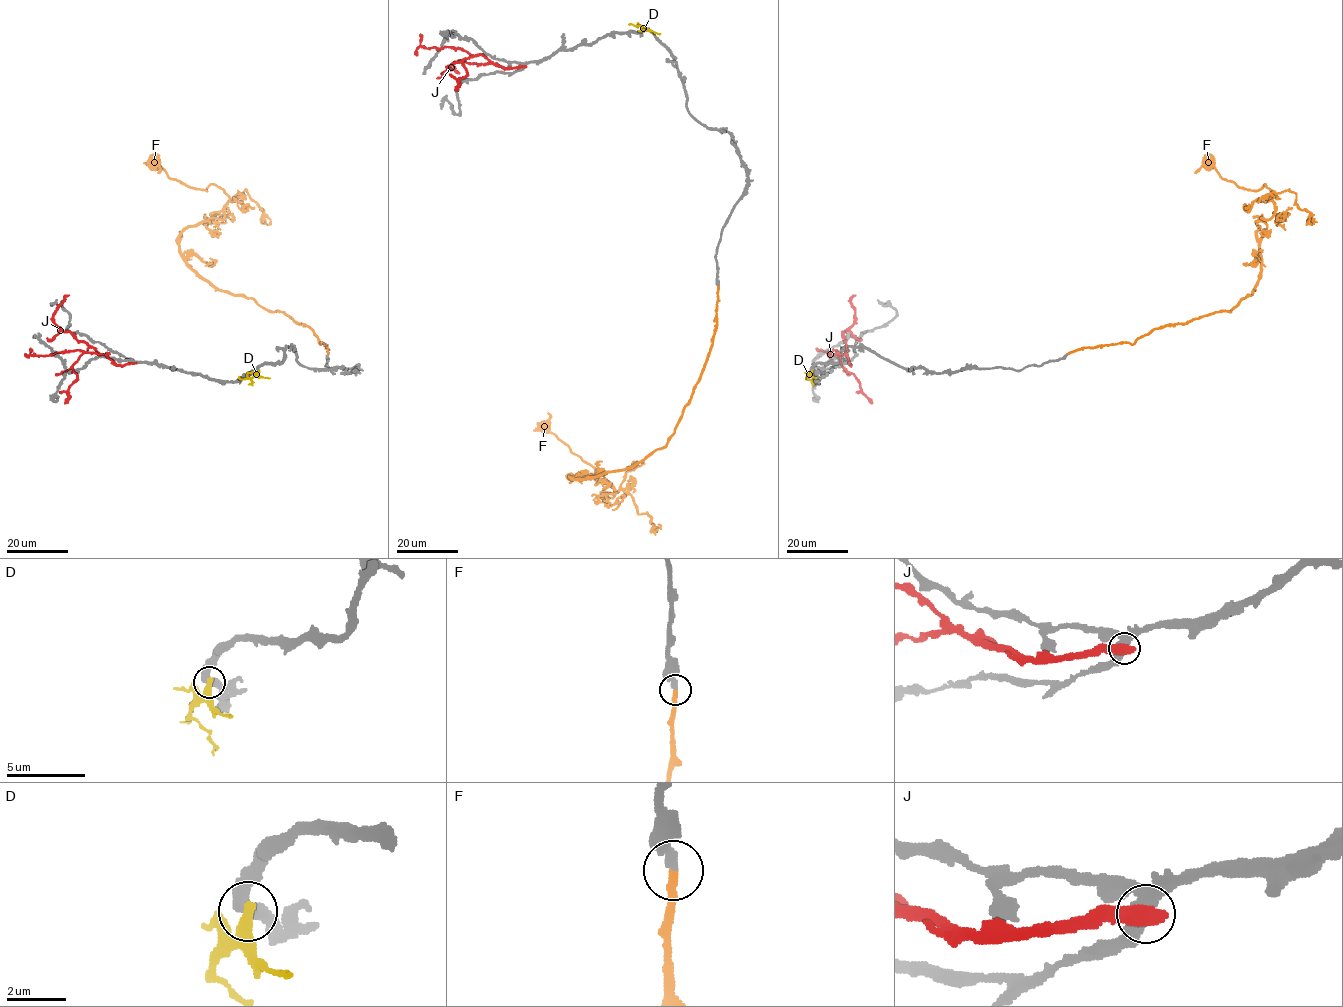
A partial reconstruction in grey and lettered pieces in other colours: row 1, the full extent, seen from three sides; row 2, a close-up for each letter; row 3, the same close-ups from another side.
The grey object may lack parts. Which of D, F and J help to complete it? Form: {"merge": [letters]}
{"merge": ["F"]}

